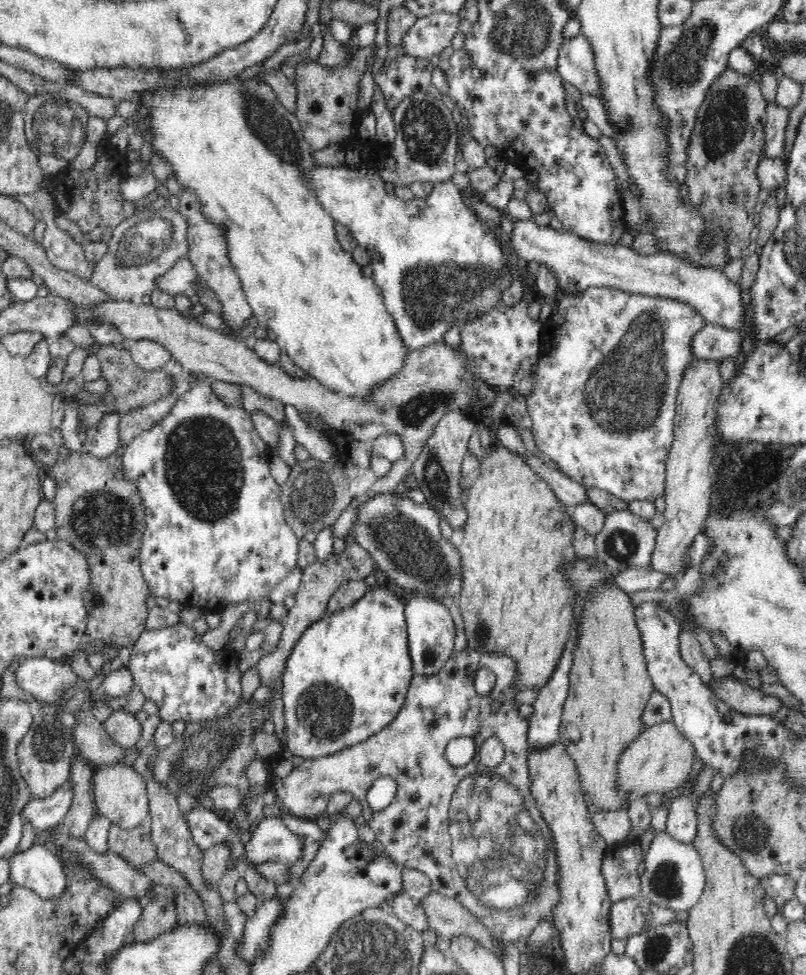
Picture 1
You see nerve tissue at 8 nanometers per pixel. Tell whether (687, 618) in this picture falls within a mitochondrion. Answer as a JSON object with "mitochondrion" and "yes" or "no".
{"mitochondrion":"no"}

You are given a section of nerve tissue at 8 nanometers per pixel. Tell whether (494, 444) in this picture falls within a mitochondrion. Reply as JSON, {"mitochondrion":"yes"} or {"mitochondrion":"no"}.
{"mitochondrion":"no"}

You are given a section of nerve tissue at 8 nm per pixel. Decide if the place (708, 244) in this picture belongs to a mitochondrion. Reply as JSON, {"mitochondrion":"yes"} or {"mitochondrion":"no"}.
{"mitochondrion":"yes"}

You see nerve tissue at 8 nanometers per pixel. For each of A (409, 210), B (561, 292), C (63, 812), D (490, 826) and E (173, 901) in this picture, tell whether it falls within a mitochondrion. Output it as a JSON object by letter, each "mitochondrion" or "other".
{"A":"other","B":"other","C":"other","D":"mitochondrion","E":"other"}

